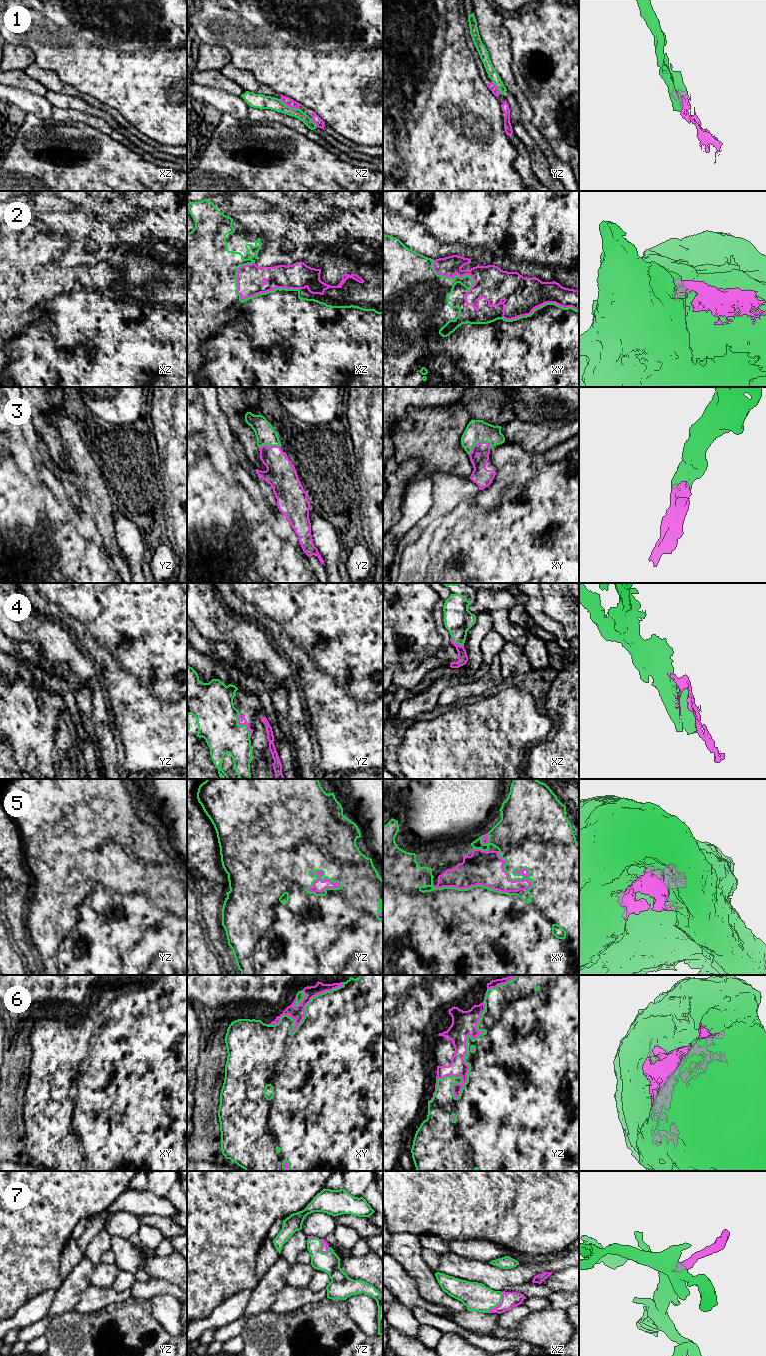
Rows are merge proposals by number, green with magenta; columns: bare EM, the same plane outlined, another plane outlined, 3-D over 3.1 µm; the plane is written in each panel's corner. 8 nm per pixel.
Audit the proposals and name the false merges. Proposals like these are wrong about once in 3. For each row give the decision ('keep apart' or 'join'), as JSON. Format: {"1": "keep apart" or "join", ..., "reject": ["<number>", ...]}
{"1": "keep apart", "2": "join", "3": "join", "4": "join", "5": "join", "6": "join", "7": "join", "reject": ["1"]}

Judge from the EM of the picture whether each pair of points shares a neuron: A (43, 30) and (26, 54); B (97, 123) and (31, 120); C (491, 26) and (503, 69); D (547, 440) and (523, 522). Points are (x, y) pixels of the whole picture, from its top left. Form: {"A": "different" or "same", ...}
{"A": "different", "B": "different", "C": "same", "D": "different"}

